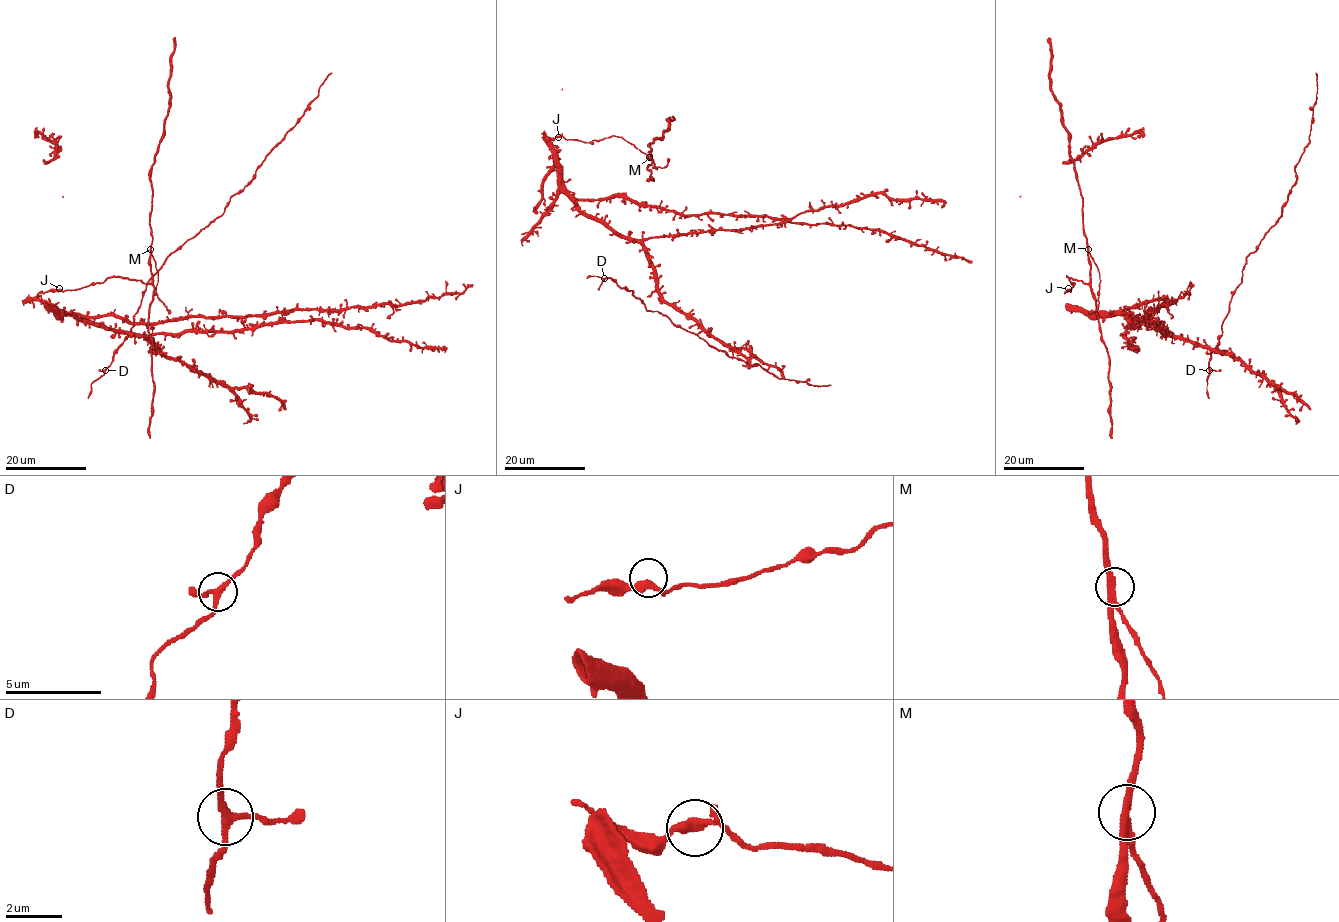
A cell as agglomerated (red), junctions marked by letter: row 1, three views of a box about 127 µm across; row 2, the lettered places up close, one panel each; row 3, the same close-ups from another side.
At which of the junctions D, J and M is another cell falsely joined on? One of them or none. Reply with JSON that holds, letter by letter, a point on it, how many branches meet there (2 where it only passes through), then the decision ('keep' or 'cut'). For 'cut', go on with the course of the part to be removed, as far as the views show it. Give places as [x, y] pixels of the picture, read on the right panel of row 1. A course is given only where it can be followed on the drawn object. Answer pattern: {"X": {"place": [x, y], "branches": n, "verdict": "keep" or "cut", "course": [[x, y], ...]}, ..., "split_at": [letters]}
{"D": {"place": [1209, 370], "branches": 3, "verdict": "keep"}, "J": {"place": [1068, 288], "branches": 3, "verdict": "keep"}, "M": {"place": [1088, 249], "branches": 3, "verdict": "cut", "course": [[1089, 249], [1100, 276], [1099, 306], [1089, 313]]}, "split_at": ["M"]}

